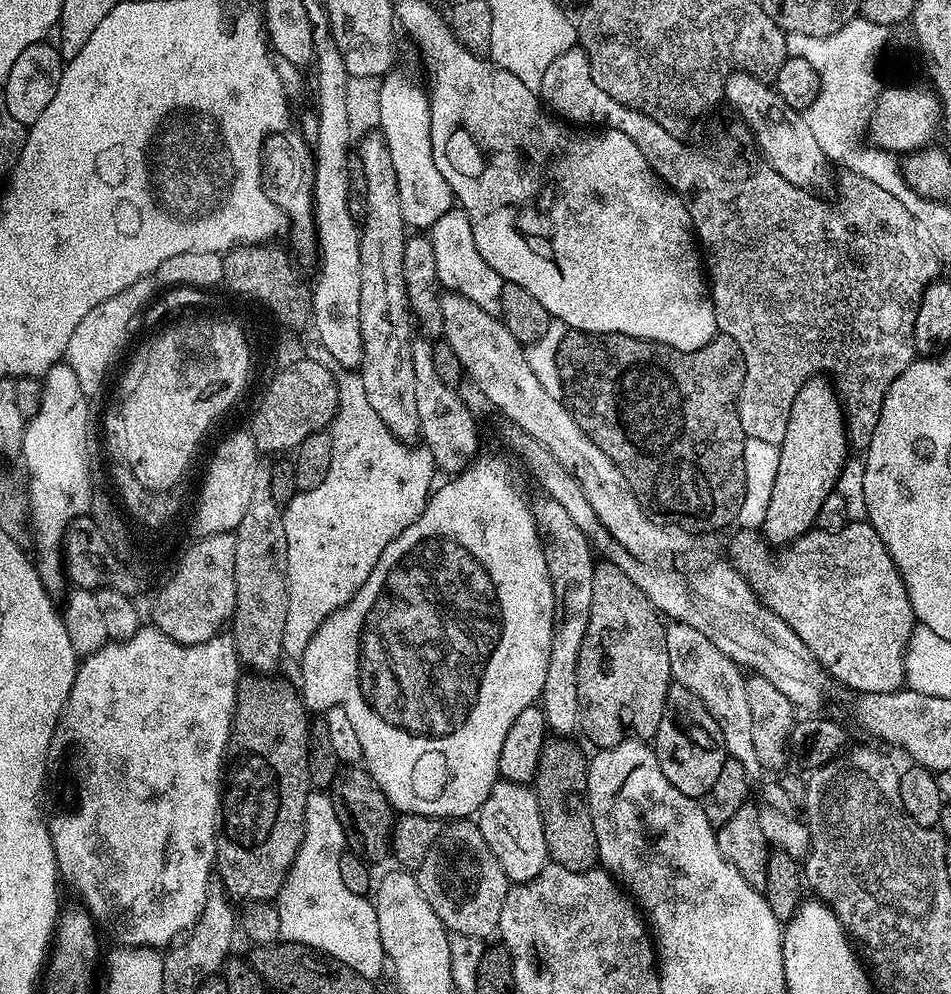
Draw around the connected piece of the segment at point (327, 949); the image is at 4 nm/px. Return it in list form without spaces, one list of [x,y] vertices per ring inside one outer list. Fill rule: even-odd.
[[[309,791],[304,815],[304,841],[300,844],[292,867],[288,869],[288,876],[274,904],[280,923],[279,939],[339,958],[358,974],[372,978],[376,972],[376,956],[360,948],[362,897],[346,890],[346,885],[342,883],[342,870],[338,870],[341,849],[336,848],[332,841],[336,836],[332,824],[339,820],[342,820],[342,816],[338,805],[327,791]]]

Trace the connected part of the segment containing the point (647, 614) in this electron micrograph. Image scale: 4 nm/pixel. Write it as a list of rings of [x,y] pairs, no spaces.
[[[607,562],[597,563],[594,570],[594,598],[590,598],[590,626],[582,642],[576,671],[580,703],[578,724],[597,749],[618,746],[627,736],[645,742],[655,737],[666,710],[668,689],[674,684],[670,654],[666,650],[665,627],[665,621],[651,604],[650,598],[634,586],[622,570]]]

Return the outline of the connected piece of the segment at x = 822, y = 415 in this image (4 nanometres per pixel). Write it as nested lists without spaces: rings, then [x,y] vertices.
[[[820,378],[811,380],[800,388],[790,406],[790,418],[786,422],[786,438],[782,438],[782,442],[778,445],[780,453],[778,474],[774,474],[770,502],[764,505],[762,525],[762,535],[772,546],[787,546],[802,534],[813,531],[818,510],[822,510],[822,502],[826,502],[829,494],[836,491],[838,478],[850,459],[850,441],[842,402],[834,393],[833,387],[826,386],[822,381]]]

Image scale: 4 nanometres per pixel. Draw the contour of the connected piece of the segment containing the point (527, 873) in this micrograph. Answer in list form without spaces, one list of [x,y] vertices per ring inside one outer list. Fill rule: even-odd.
[[[503,778],[497,779],[490,794],[486,794],[486,802],[482,802],[478,823],[482,838],[486,838],[486,846],[490,846],[494,858],[498,858],[498,866],[513,885],[532,880],[543,870],[545,864],[549,863],[538,798],[529,785],[515,784]]]

